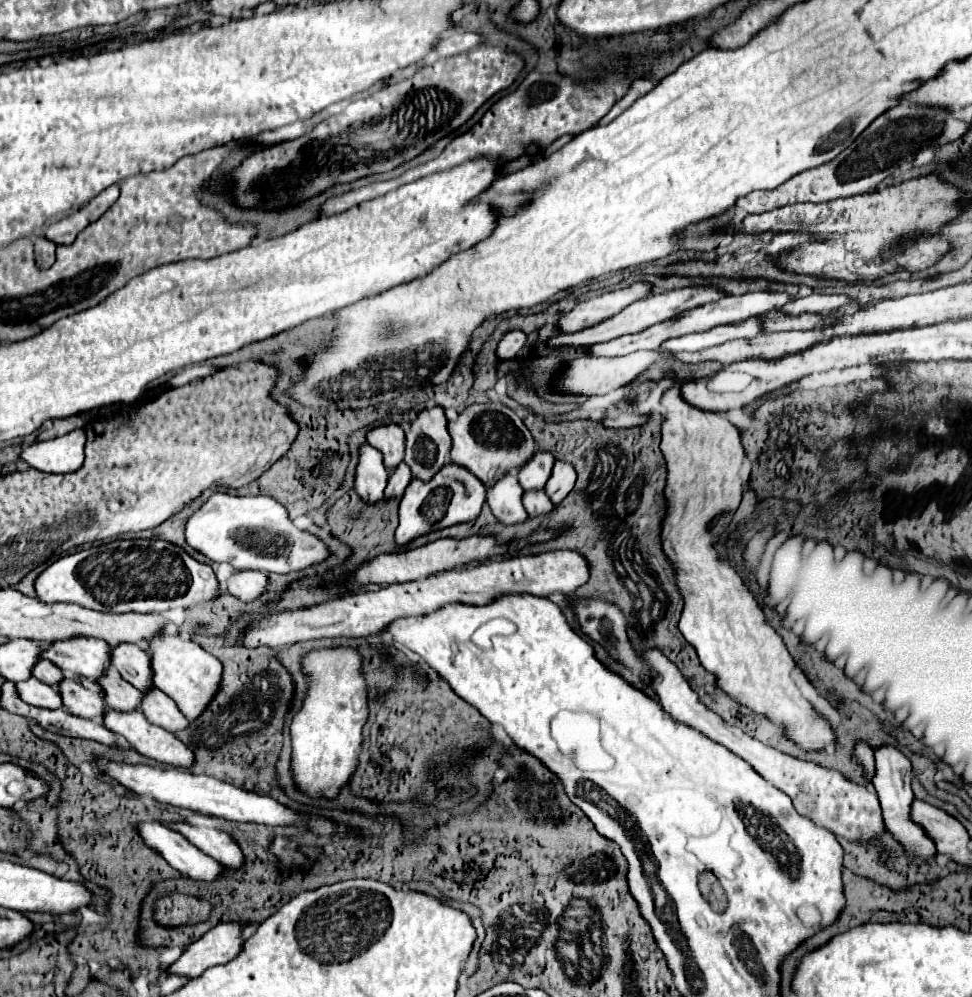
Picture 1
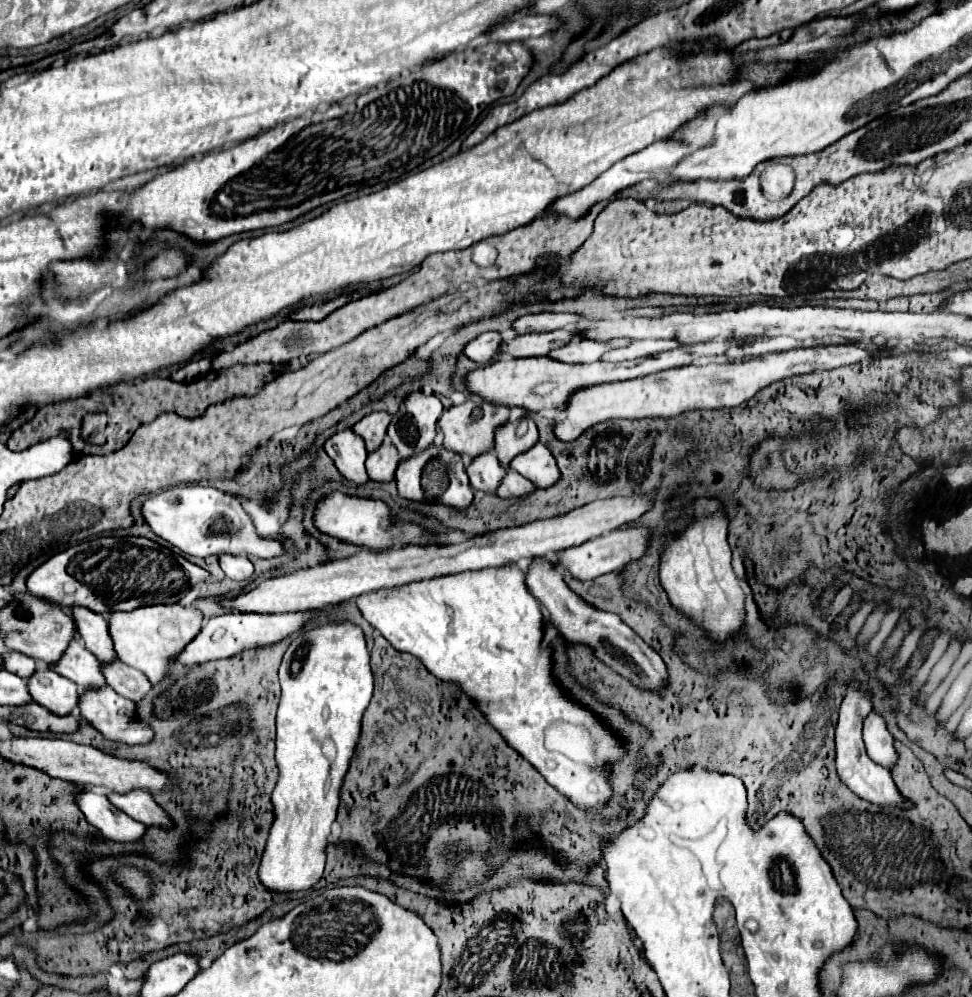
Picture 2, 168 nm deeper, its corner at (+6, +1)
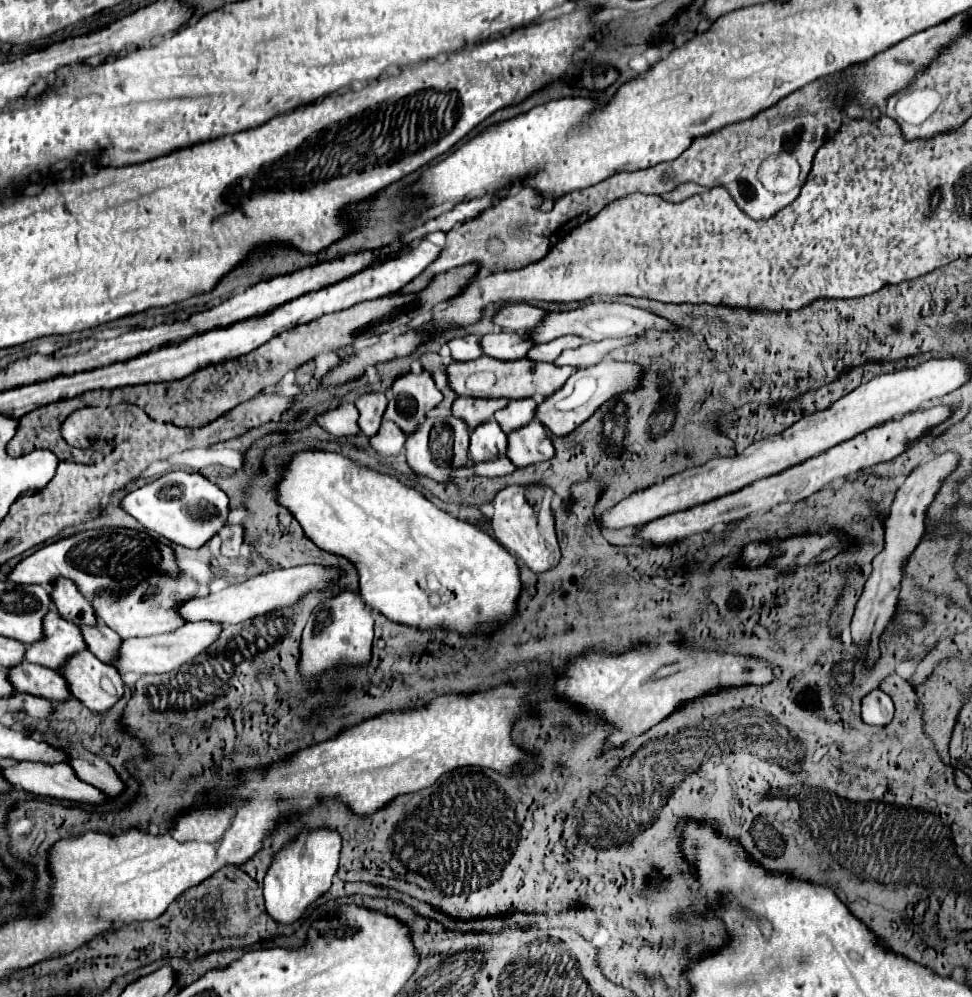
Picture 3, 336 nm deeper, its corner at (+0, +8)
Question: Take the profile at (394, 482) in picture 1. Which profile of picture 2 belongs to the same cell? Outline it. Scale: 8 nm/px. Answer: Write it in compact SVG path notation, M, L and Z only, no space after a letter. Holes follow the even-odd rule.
M385 438L385 448L381 448L381 452L373 452L367 456L367 474L375 482L391 482L397 466L399 454L389 444L389 438Z

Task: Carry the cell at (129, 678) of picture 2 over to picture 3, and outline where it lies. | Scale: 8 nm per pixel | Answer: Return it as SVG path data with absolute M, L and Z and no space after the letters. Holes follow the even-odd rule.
M97 621L95 625L79 625L79 629L87 649L103 663L111 663L111 653L115 653L115 645L119 645L121 637L103 621Z

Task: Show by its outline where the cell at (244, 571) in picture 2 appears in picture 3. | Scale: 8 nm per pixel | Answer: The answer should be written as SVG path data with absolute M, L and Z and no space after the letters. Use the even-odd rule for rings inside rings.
M225 525L221 529L221 555L239 557L243 541L245 541L245 527L243 525Z

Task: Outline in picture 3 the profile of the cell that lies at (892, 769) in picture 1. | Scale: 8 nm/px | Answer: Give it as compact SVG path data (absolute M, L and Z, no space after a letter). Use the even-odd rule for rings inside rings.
M881 689L871 691L869 695L863 697L863 709L861 709L863 721L871 723L871 725L887 725L893 719L893 703L891 697L887 693L883 693Z

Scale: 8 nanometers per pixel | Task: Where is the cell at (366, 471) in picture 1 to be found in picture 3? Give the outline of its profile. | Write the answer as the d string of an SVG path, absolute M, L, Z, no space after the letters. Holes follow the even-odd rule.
M341 401L335 409L327 409L325 413L317 415L315 423L321 425L327 433L341 437L341 435L351 435L351 433L359 431L357 417L359 417L359 413L357 413L355 405Z

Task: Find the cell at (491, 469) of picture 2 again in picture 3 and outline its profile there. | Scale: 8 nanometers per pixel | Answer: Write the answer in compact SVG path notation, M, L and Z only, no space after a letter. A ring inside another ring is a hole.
M489 419L487 423L481 423L479 427L473 429L471 445L469 445L473 461L503 457L505 449L507 449L507 437L495 419Z

